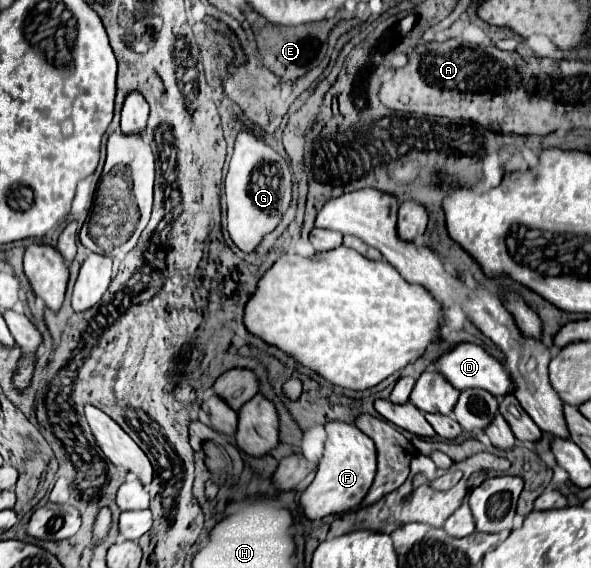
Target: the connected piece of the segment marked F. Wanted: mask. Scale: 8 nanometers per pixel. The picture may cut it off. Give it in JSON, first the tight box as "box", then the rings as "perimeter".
{"box":[300,422,376,520],"perimeter":[[[328,422],[326,432],[326,450],[320,458],[316,478],[300,498],[304,514],[310,520],[358,508],[376,474],[376,446],[364,432],[360,432],[360,428],[346,422]]]}

